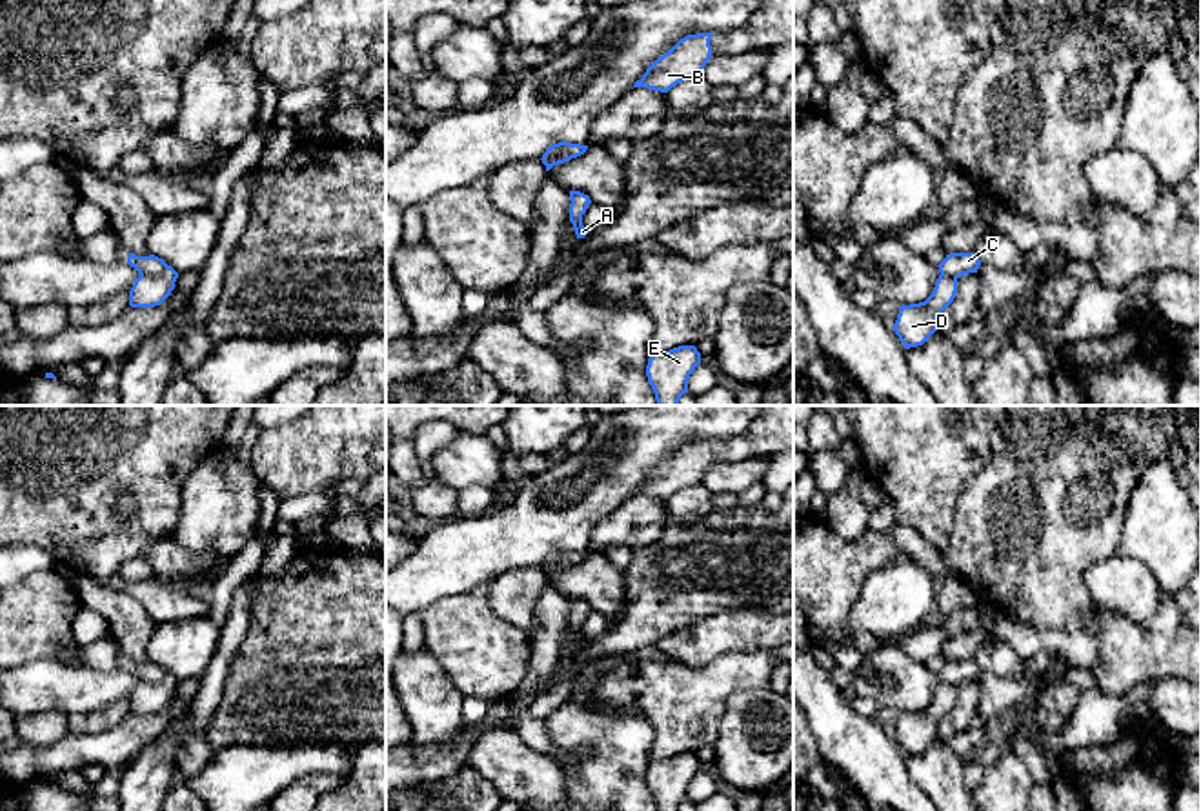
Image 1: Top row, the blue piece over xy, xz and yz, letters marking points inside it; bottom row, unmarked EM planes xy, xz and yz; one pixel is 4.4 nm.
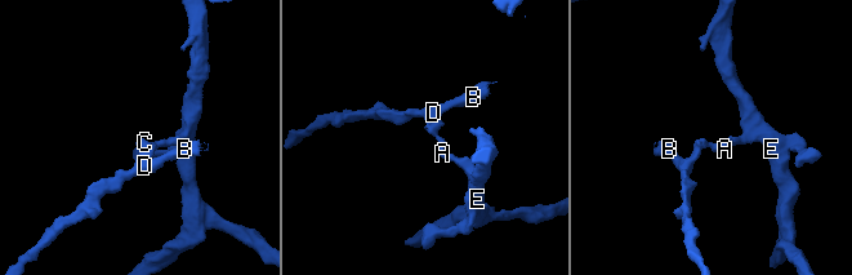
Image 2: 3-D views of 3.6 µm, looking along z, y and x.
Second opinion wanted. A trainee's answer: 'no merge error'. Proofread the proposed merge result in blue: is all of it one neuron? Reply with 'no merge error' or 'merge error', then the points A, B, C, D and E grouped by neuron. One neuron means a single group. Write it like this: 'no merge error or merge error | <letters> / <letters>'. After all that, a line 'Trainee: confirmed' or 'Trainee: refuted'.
merge error | A C E / B D
Trainee: refuted

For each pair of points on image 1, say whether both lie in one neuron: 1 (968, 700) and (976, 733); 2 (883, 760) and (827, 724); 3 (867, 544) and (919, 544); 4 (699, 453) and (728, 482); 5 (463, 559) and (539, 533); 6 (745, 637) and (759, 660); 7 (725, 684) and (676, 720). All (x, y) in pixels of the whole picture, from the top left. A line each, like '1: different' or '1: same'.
1: different
2: same
3: different
4: different
5: same
6: different
7: same

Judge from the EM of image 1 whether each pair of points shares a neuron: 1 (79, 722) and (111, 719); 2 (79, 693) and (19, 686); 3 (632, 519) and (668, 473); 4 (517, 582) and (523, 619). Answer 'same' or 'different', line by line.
1: same
2: same
3: different
4: same

